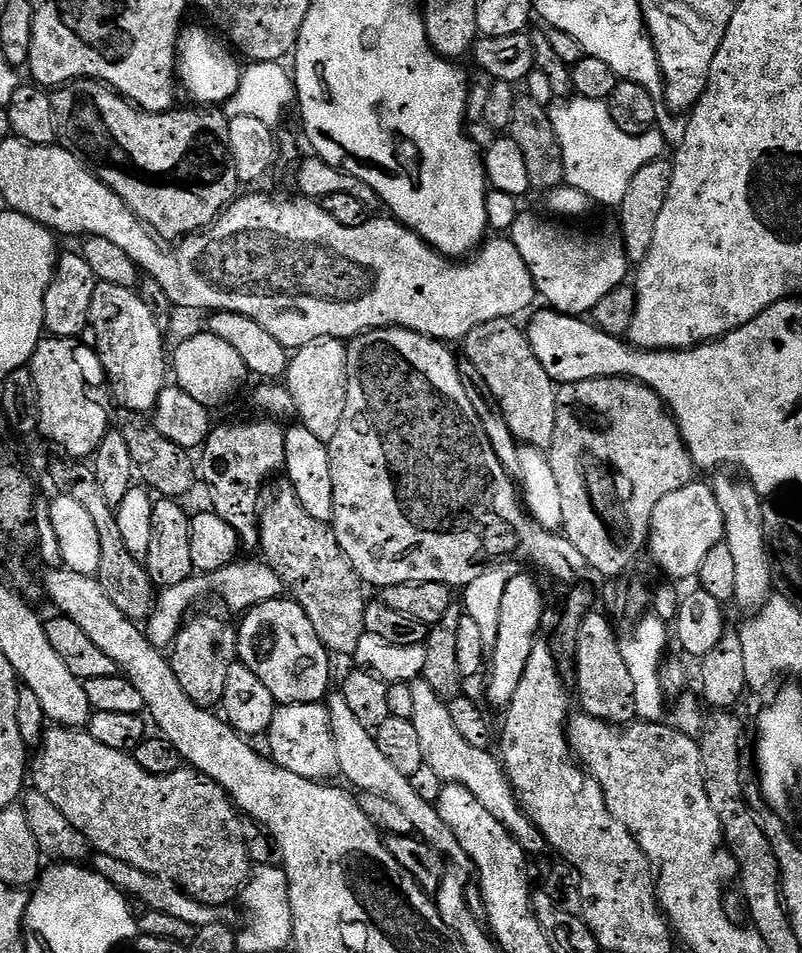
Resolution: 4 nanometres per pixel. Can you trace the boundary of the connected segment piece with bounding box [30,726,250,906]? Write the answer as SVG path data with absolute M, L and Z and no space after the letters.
M49 727L38 745L38 751L40 753L37 756L35 753L30 760L31 787L46 794L46 798L50 798L50 802L54 802L54 806L58 806L58 810L62 810L62 814L66 814L66 822L70 822L70 826L74 826L74 830L81 832L96 852L110 854L110 858L122 858L122 862L130 862L130 866L138 866L138 870L146 870L146 874L154 874L166 882L174 882L174 886L178 886L190 898L203 904L228 906L235 896L237 899L243 893L250 875L250 861L246 842L242 838L242 826L240 825L242 816L228 794L222 790L222 786L215 784L209 776L203 776L196 769L187 766L181 766L175 772L166 773L164 776L156 776L154 773L144 770L135 761L132 754L110 750L110 746L102 746L102 742L94 742L94 738L86 730L74 728Z

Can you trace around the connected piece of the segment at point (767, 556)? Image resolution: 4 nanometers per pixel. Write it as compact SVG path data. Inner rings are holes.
M716 476L710 480L710 487L722 509L724 543L730 546L734 561L734 604L735 607L740 607L744 614L752 614L761 608L774 586L772 553L764 533L765 505L760 504L761 493L757 492L753 484L740 480L735 480L732 476Z

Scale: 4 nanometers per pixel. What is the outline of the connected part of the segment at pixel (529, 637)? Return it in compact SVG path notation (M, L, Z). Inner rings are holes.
M514 574L510 582L506 582L506 590L502 594L502 611L498 617L498 638L490 648L490 667L488 676L487 703L499 710L507 709L508 704L518 691L518 682L522 682L522 673L526 670L526 661L530 658L530 650L538 643L541 635L542 616L546 609L544 592L540 584L532 576Z

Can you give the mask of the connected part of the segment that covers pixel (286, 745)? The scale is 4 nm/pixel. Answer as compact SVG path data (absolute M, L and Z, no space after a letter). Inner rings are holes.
M323 703L279 705L268 727L267 740L267 751L276 761L276 767L290 770L290 774L328 782L340 771L338 753L334 750L334 734L330 730L330 714Z

